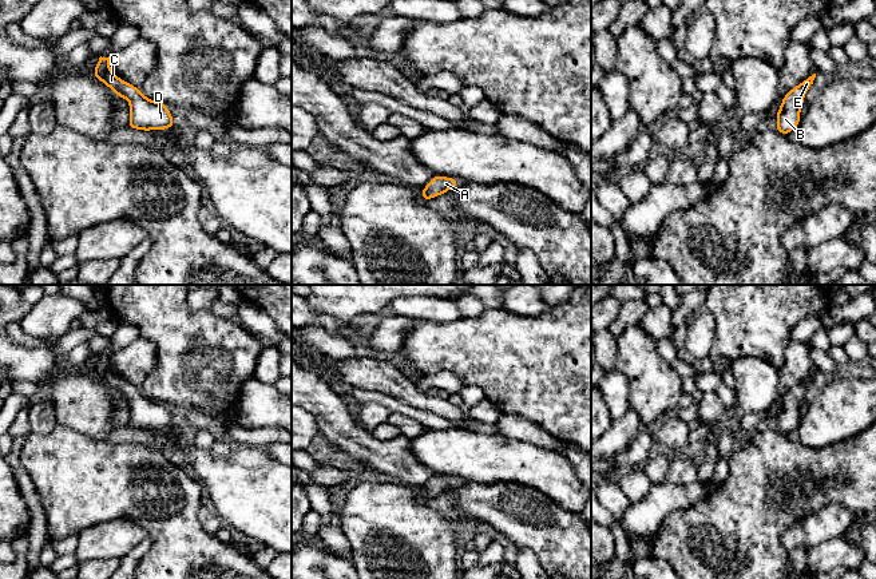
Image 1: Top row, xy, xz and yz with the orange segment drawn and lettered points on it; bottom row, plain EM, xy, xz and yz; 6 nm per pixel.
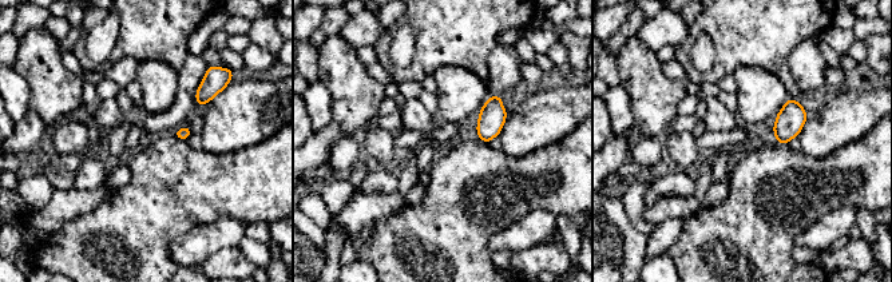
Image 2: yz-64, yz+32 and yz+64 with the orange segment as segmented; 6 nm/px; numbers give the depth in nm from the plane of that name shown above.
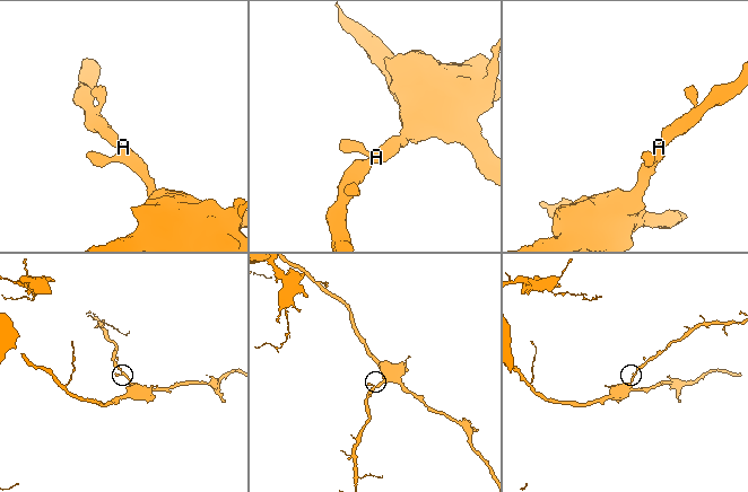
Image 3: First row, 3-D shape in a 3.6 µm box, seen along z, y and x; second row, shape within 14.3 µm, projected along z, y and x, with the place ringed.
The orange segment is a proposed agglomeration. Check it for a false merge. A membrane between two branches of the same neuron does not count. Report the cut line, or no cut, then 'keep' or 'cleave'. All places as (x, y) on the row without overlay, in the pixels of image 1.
cut none; keep

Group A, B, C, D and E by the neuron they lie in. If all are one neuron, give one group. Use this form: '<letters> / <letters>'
A B C D E

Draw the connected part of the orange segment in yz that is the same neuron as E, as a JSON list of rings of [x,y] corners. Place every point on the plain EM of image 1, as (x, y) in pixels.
[[[816,373],[793,386],[781,400],[781,407],[776,415],[776,429],[782,435],[788,435],[792,429],[797,428],[805,392],[812,386],[814,377]]]

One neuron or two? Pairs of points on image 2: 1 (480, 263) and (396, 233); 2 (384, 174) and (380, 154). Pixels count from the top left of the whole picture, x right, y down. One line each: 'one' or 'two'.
1: one
2: two

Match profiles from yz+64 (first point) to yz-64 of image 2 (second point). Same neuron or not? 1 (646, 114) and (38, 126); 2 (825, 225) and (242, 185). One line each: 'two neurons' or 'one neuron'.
1: two neurons
2: two neurons

